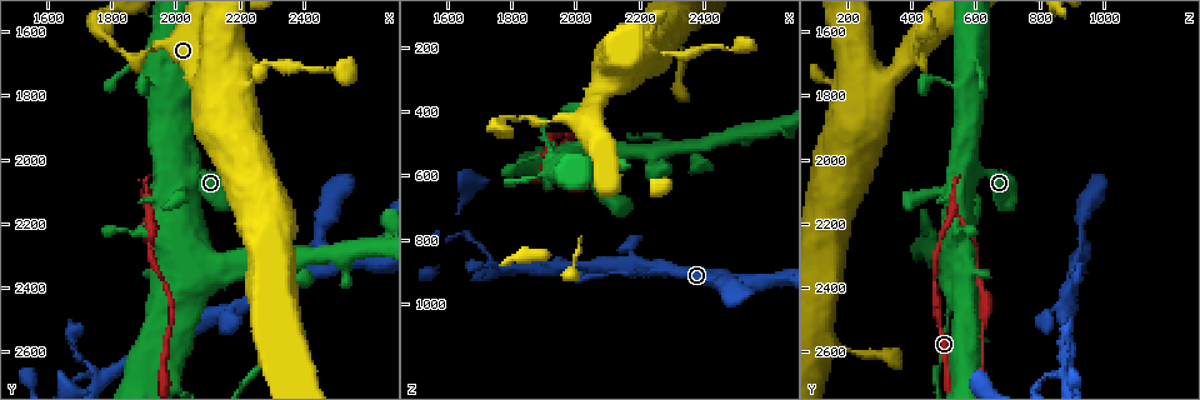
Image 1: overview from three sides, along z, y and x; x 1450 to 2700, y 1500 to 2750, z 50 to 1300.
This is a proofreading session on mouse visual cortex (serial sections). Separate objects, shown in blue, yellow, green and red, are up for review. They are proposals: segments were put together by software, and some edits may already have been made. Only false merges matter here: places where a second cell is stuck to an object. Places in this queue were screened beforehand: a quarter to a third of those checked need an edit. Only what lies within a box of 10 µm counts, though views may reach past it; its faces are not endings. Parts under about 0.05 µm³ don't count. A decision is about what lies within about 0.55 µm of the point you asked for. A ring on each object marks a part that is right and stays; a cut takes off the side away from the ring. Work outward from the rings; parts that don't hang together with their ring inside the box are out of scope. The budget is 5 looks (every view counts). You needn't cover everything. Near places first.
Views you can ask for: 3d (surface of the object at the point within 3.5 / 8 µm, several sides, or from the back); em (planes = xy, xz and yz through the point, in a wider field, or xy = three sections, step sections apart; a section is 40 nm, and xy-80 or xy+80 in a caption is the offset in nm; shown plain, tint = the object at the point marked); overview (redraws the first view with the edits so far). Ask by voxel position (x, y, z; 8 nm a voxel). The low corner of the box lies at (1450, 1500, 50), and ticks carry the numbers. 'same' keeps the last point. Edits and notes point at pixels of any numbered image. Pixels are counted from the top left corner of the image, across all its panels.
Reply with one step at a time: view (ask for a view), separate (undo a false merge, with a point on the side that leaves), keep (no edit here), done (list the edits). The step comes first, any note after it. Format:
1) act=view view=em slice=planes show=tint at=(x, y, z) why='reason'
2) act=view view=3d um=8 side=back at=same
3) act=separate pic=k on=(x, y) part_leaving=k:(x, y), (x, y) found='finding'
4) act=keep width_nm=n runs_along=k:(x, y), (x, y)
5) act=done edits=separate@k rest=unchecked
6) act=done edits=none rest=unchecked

act=view view=3d um=3.5 at=(1780, 2670, 890) why='two arms in line, one across'

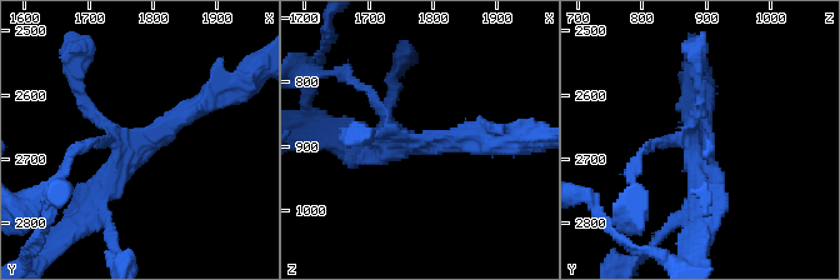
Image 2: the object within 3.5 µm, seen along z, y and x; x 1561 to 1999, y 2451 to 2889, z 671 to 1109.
act=view view=em slice=xy step=2 show=tint at=(1775, 2675, 890)

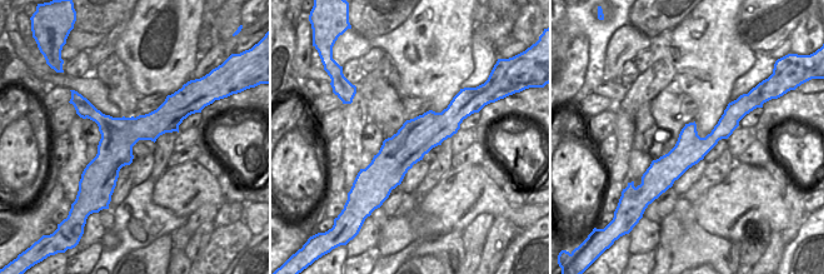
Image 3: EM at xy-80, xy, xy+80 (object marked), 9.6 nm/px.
act=keep runs_along=2:(210, 99), (130, 149), (84, 103) found='all the same cell'

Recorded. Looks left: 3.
act=view view=3d um=3.5 at=(1910, 2180, 530) why='sharp bend'

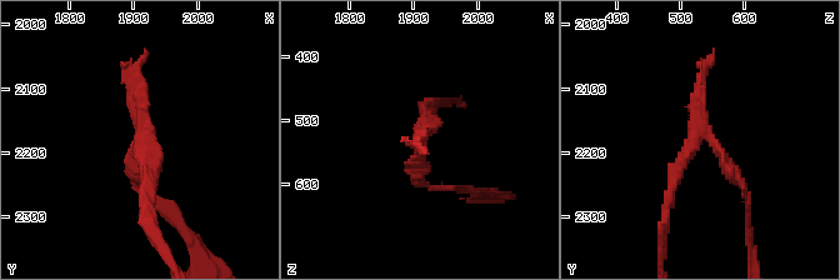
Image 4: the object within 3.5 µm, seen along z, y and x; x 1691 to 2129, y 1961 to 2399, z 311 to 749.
act=separate pic=4 on=(733, 170) found='a second cell is stuck on'

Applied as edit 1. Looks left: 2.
act=done edits=separate@4 rest=unchecked

